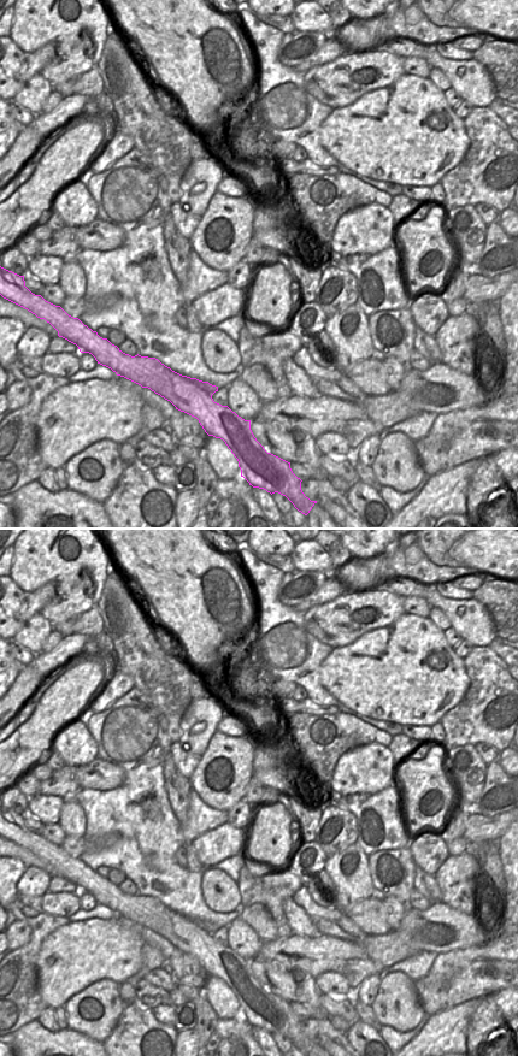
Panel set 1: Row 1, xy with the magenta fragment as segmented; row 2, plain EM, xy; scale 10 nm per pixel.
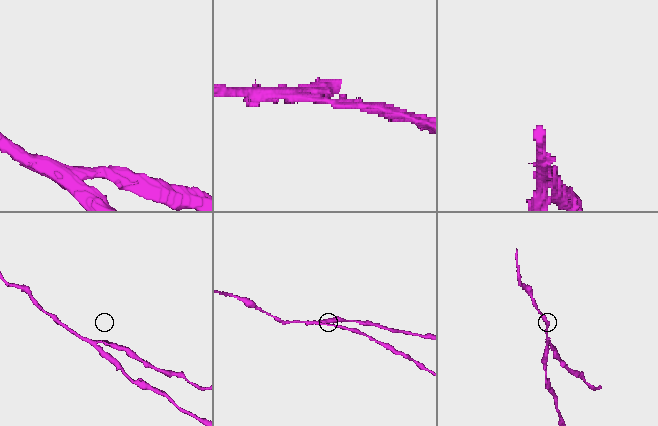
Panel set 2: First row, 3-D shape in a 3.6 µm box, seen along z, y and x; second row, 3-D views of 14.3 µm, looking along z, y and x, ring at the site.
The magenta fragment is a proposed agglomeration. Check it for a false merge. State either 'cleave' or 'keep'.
cleave

